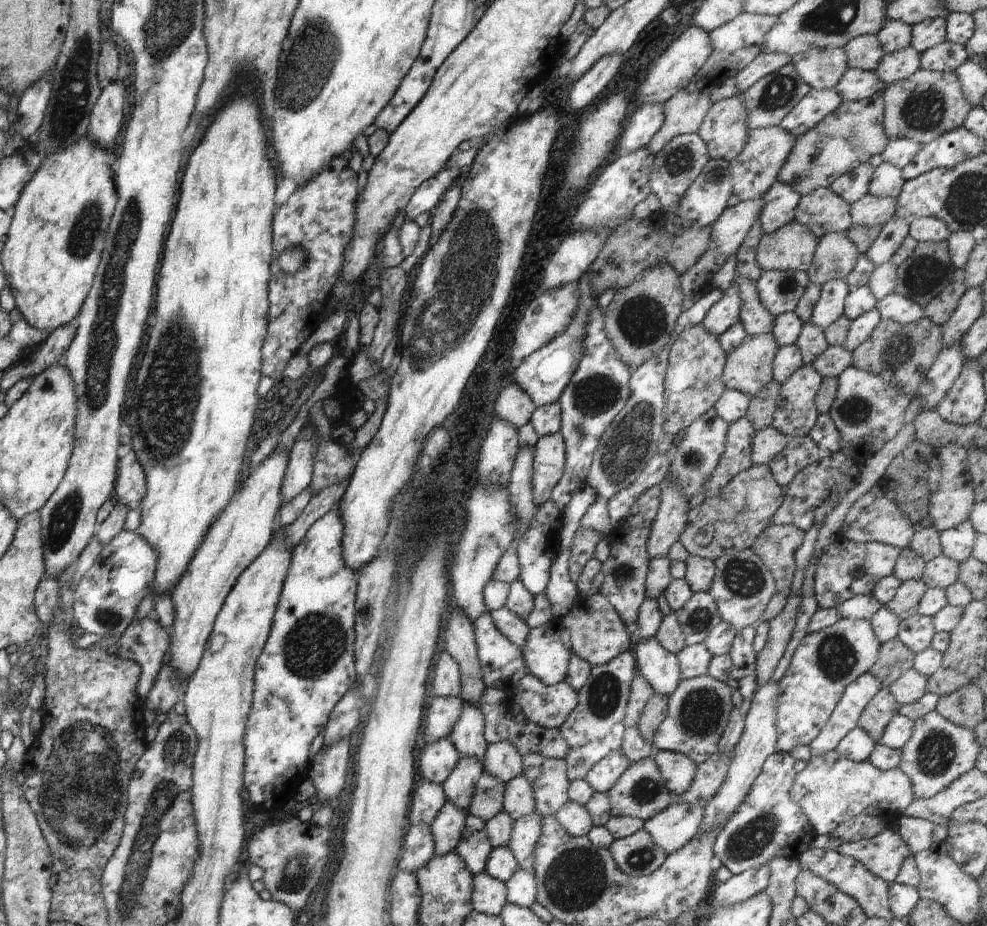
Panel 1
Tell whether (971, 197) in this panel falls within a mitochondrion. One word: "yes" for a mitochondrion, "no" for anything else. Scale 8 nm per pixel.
yes

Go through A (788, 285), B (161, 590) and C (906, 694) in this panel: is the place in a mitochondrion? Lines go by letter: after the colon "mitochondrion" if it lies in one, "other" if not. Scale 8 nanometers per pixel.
A: mitochondrion
B: other
C: other

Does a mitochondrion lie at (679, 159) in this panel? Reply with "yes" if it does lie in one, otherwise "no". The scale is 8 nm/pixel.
yes

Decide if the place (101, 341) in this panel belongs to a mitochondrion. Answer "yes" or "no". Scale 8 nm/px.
yes

